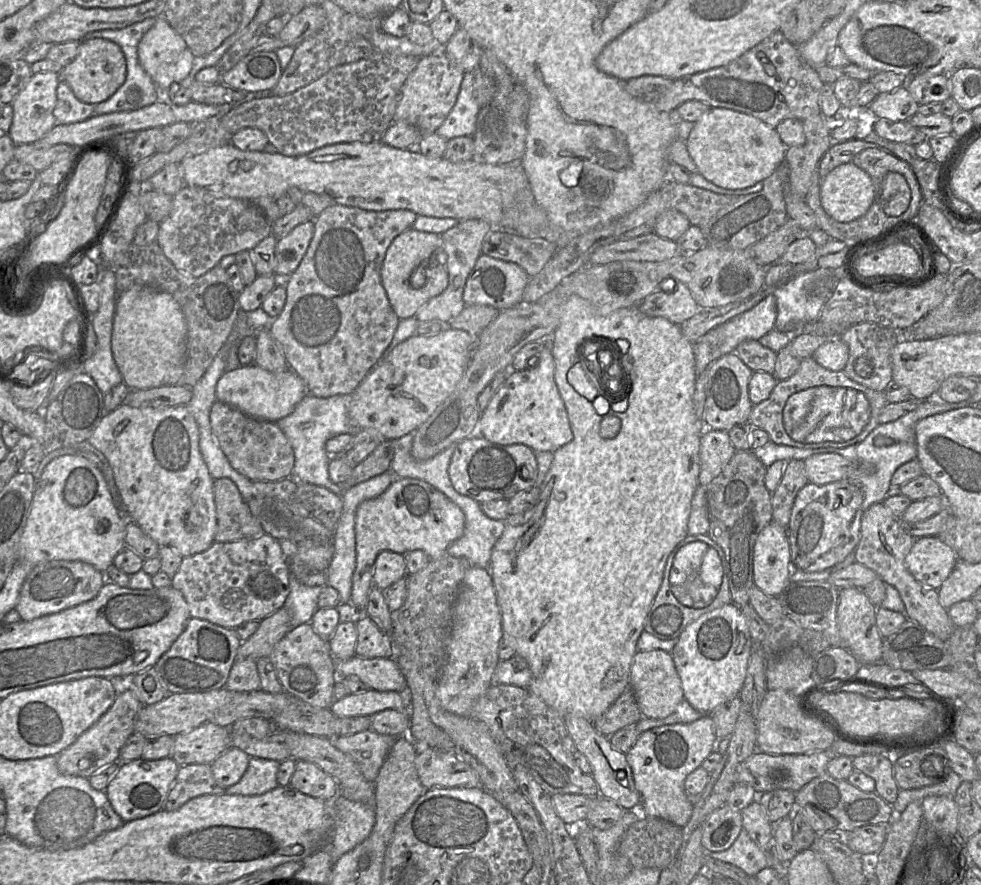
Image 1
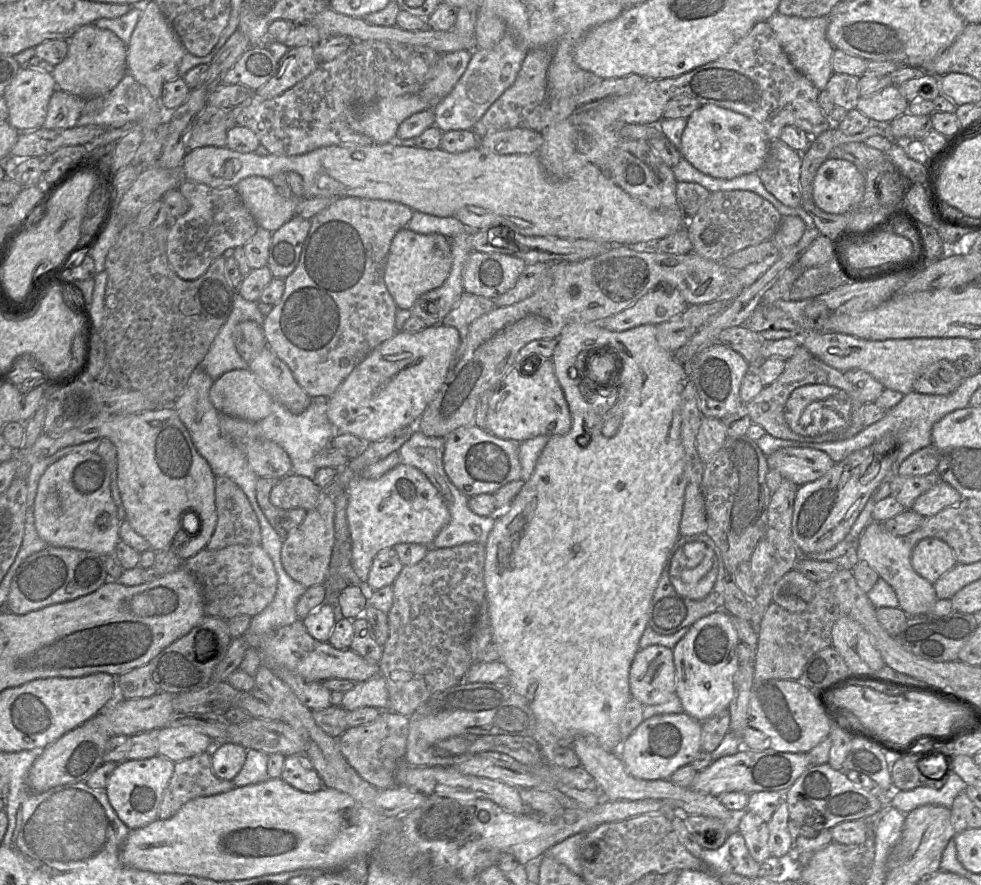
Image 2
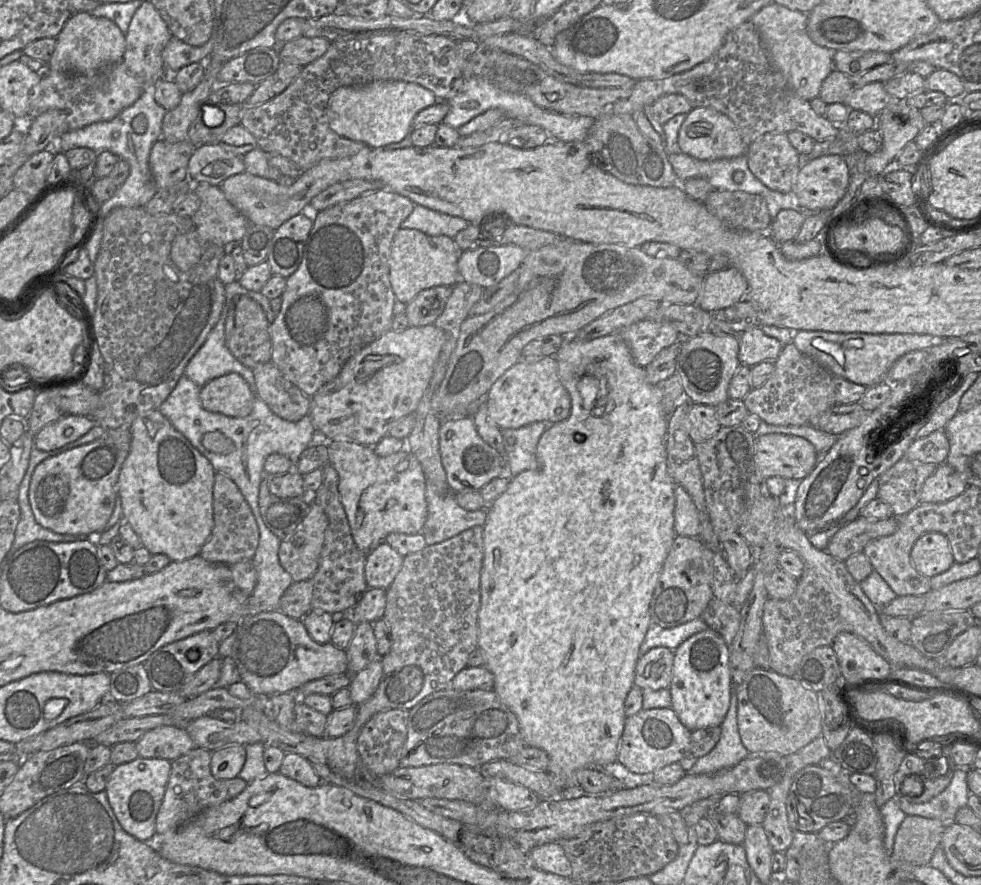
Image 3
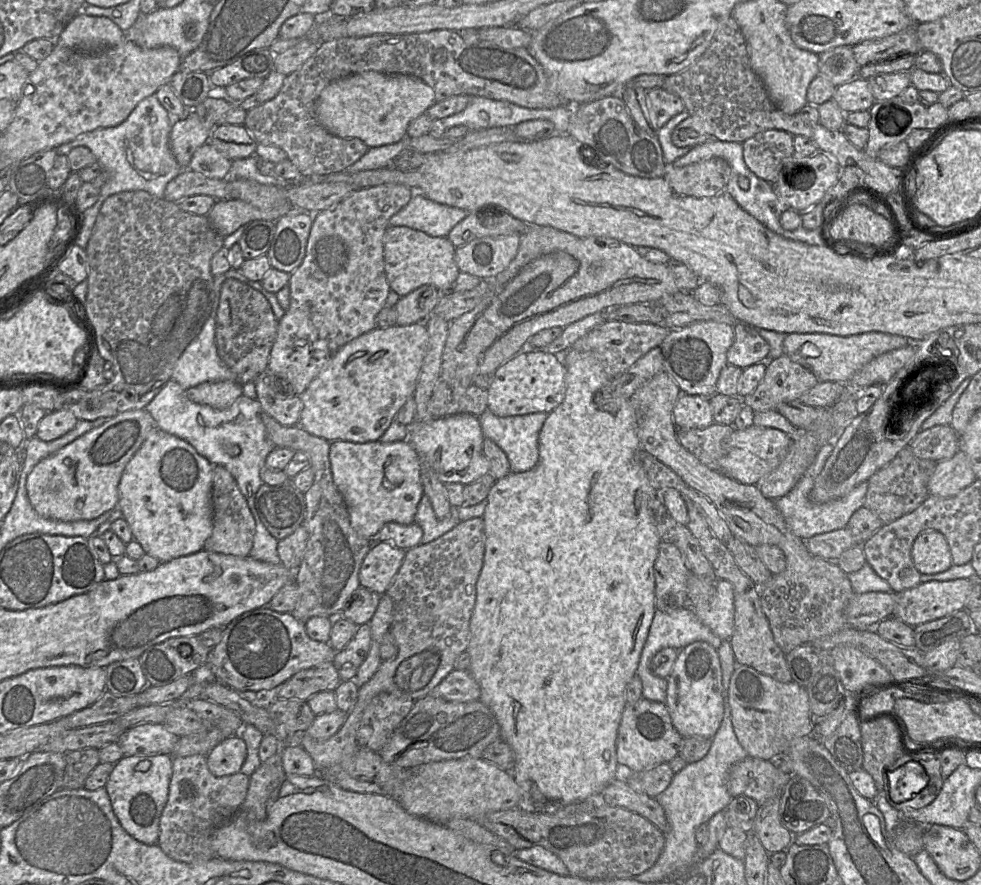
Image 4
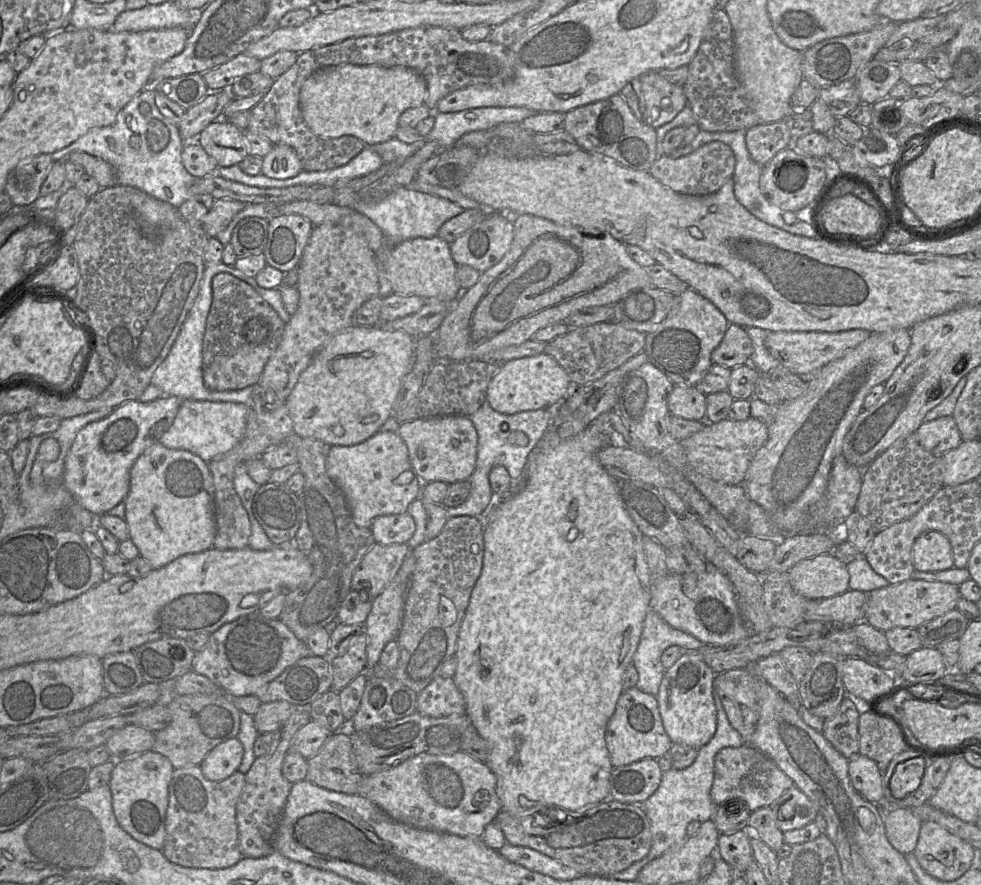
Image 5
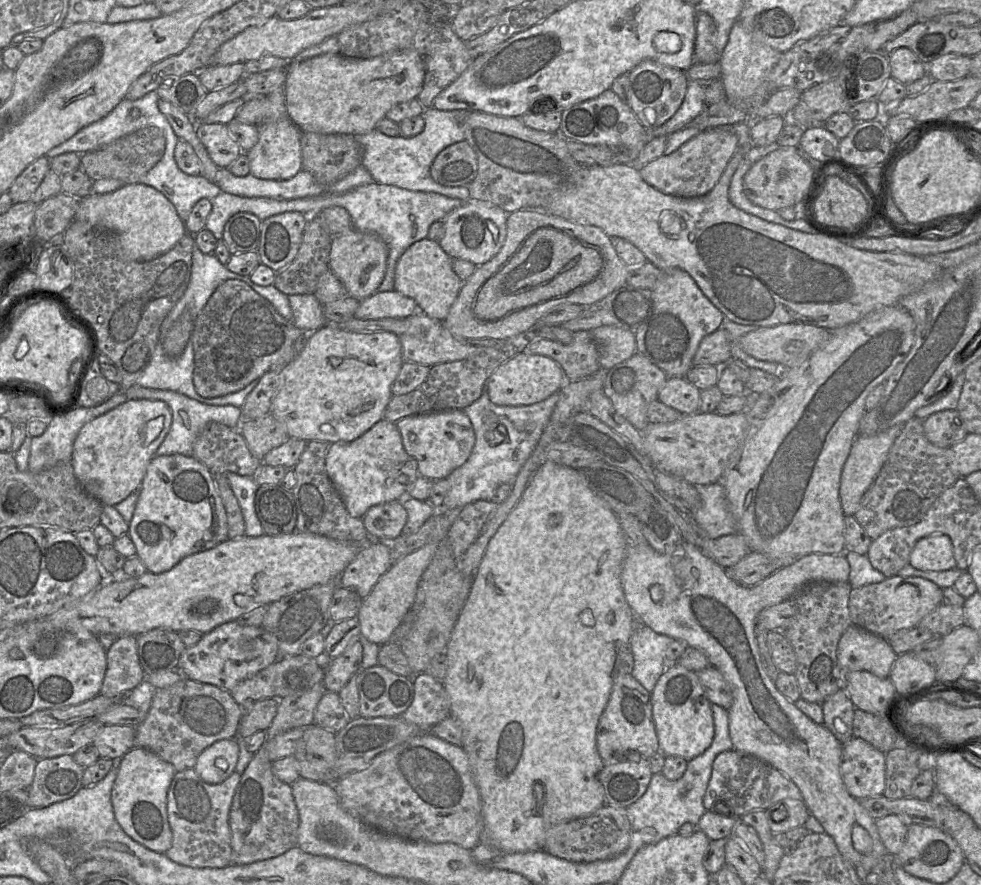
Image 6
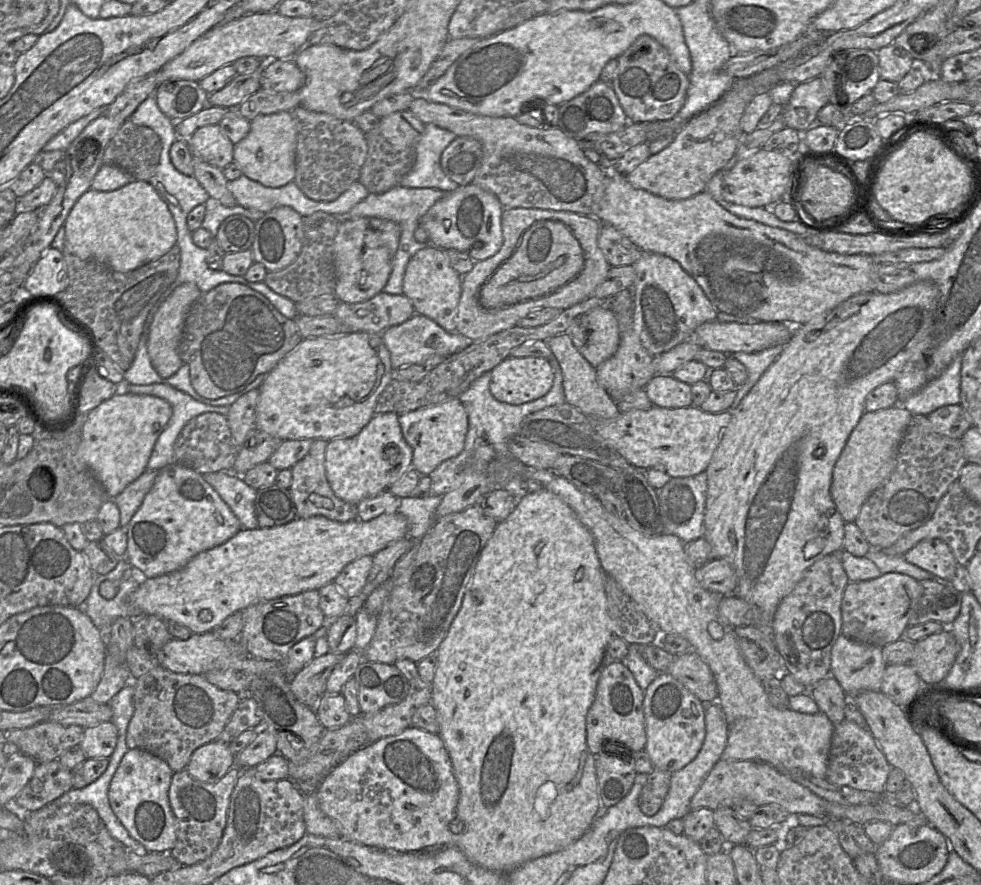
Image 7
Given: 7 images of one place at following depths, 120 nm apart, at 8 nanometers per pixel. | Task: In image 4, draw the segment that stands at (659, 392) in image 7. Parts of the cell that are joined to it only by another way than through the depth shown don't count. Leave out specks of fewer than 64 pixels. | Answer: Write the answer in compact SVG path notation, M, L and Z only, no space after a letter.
M681 393L673 409L676 428L704 429L714 423L709 398Z

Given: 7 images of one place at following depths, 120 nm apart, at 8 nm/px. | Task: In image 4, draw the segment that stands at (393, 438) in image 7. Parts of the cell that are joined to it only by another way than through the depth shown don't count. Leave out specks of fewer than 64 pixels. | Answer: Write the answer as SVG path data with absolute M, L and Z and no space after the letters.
M406 441L365 443L330 442L333 481L347 506L350 523L362 537L373 539L388 522L409 525L415 522L418 504L424 494L420 477L420 457Z

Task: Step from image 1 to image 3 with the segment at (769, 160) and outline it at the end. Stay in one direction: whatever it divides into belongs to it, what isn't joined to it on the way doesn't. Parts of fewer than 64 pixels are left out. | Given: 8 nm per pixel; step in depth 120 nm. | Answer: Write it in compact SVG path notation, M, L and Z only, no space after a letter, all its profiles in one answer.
M711 107L693 108L686 117L678 134L682 153L699 160L734 158L746 154L748 144L730 117Z

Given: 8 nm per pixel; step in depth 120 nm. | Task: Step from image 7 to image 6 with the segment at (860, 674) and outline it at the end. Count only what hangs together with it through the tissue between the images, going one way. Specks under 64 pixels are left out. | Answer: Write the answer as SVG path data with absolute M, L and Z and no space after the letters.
M856 625L844 631L837 646L838 662L844 673L866 670L886 678L897 657L888 639Z

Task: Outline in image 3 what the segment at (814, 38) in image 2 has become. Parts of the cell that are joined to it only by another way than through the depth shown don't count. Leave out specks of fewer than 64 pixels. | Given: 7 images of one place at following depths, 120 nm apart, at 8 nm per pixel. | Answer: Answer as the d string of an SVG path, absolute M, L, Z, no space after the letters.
M773 1L757 11L750 20L759 31L771 65L783 74L789 88L808 101L819 97L823 81L834 69L833 53L810 38L808 13L791 10Z

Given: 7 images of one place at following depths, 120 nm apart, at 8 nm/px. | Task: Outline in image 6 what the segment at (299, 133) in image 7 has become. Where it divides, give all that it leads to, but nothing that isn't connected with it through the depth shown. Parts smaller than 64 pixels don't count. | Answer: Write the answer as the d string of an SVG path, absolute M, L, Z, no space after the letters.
M302 132L302 170L329 188L362 164L363 148L349 134Z

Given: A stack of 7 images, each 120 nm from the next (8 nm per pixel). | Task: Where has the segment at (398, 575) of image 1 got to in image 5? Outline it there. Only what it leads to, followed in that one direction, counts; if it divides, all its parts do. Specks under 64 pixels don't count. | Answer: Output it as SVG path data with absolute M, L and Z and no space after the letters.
M374 543L356 567L351 588L378 596L393 580L410 551L407 543Z

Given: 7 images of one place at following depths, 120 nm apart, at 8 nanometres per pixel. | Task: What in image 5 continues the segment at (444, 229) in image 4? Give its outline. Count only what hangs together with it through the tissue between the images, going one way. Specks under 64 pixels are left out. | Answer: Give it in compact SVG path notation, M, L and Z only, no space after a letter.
M398 187L392 192L388 193L385 197L381 199L363 201L359 195L356 196L351 205L345 204L343 207L349 207L357 212L365 215L371 221L373 221L383 233L386 241L386 246L394 247L399 243L413 239L413 238L432 238L437 236L439 228L449 219L462 214L465 210L458 204L439 196L419 192L407 187Z

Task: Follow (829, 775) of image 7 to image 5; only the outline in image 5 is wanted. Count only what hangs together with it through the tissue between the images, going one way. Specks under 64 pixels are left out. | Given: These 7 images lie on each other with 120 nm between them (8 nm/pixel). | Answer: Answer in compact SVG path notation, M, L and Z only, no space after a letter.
M858 753L848 760L848 773L863 798L875 804L884 798L883 776L874 760Z

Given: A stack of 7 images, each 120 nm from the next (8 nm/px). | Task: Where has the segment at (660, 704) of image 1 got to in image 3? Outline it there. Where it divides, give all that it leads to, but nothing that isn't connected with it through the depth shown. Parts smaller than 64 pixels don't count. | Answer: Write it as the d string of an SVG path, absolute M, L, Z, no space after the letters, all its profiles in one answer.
M654 647L640 656L635 667L634 685L643 689L669 688L672 681L674 651Z

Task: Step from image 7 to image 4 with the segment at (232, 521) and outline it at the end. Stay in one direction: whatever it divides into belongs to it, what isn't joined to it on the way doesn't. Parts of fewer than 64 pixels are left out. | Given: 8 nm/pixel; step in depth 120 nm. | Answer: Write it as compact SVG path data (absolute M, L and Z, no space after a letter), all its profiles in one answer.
M154 426L148 436L142 443L141 447L133 455L131 460L126 465L120 482L119 482L119 500L118 507L123 513L123 518L129 525L136 540L144 549L145 553L157 558L160 562L167 562L174 558L193 554L203 549L204 544L213 531L212 519L212 486L213 486L213 465L203 456L199 455L193 446L185 440L182 440L174 435L171 435L158 427Z

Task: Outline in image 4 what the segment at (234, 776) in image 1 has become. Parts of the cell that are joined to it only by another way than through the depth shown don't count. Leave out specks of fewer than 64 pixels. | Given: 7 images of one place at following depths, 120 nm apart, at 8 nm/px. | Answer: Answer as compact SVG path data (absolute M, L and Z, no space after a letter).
M231 736L217 744L206 758L209 771L216 777L238 773L247 758L246 743Z

